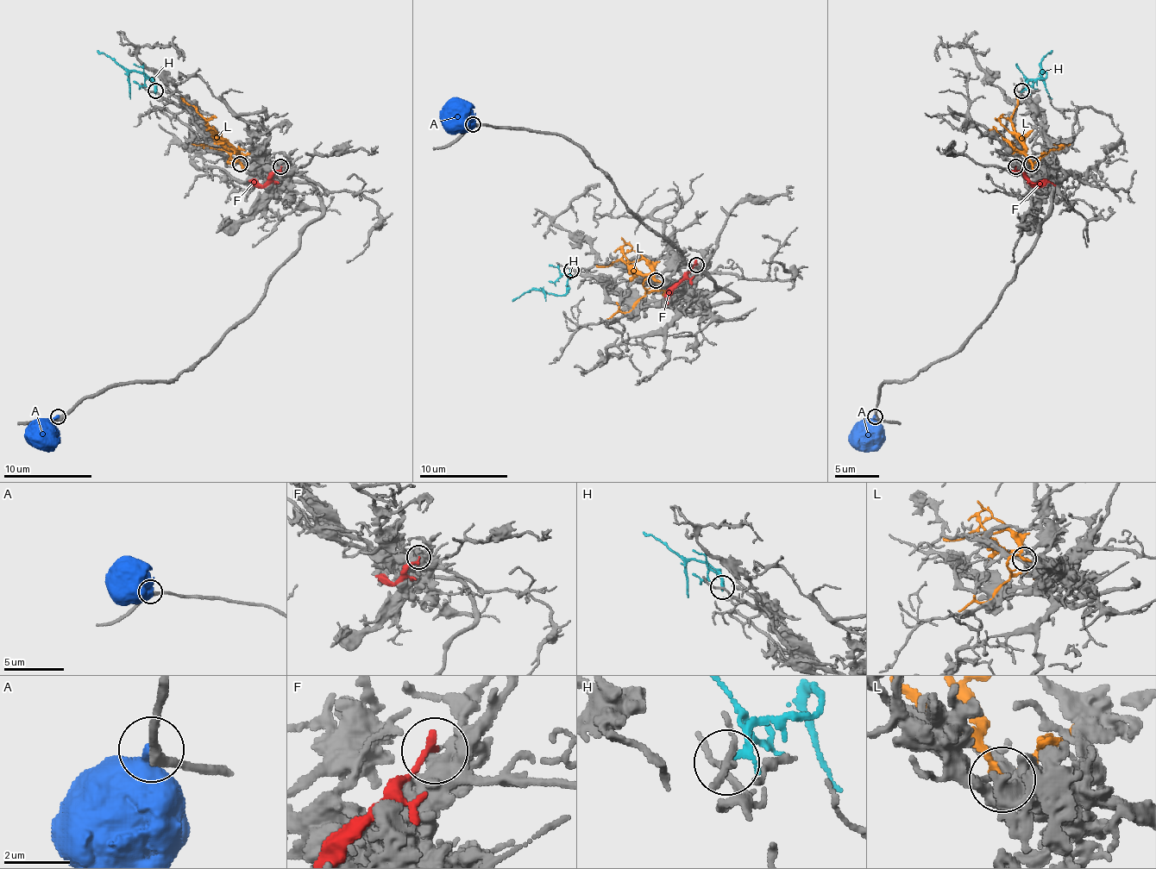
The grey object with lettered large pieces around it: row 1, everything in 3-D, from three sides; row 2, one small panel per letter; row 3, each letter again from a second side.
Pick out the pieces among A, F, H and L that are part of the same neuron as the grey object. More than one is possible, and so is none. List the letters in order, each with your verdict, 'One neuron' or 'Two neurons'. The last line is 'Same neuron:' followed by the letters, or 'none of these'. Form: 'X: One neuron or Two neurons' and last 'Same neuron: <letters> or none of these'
A: Two neurons
F: Two neurons
H: One neuron
L: Two neurons
Same neuron: H

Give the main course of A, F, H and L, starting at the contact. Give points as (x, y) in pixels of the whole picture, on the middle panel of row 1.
A: (472, 123), (461, 110), (450, 106)
F: (697, 264), (679, 282), (666, 303)
H: (571, 271), (567, 279), (567, 290), (562, 295), (527, 290), (512, 302)
L: (655, 279), (643, 275), (624, 259), (606, 266), (595, 264)

